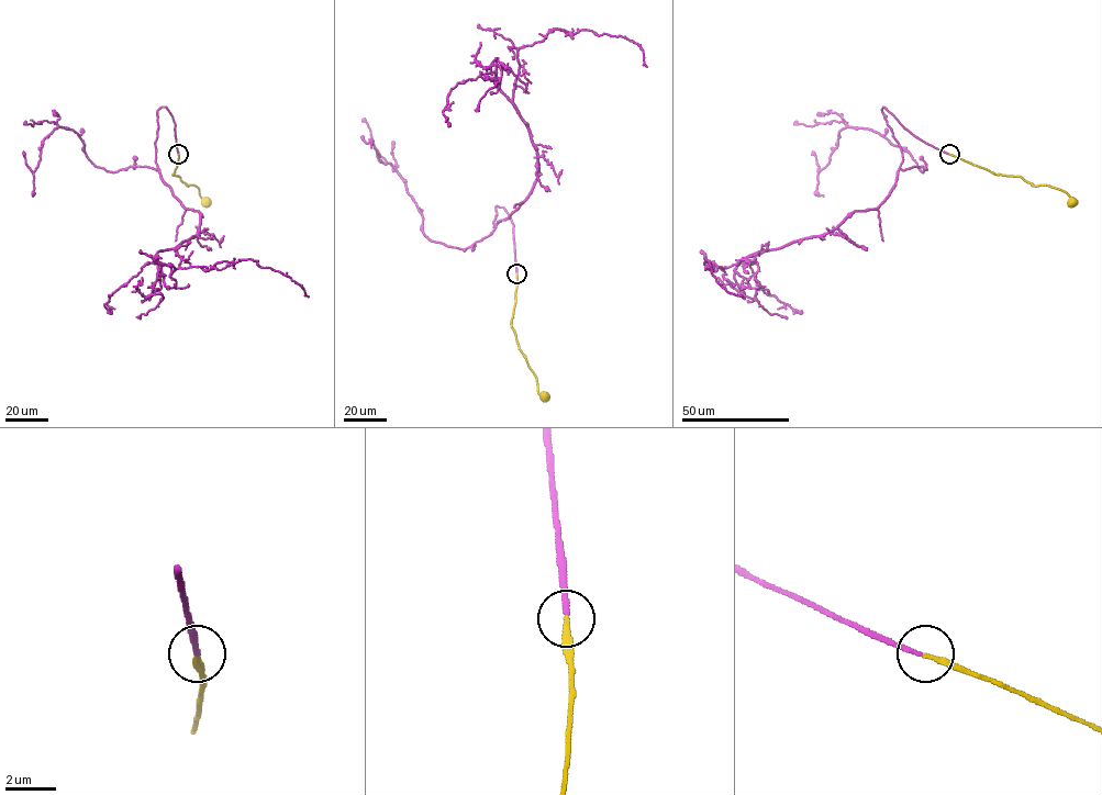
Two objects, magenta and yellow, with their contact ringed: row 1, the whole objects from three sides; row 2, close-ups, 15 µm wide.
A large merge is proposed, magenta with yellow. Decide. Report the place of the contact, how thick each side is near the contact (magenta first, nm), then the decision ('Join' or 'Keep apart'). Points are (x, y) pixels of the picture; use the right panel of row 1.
Place: (949, 154). Thickness 180 nm (magenta) against 200 nm. Join

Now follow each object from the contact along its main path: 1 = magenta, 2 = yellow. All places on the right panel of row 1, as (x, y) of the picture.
1: (949, 154), (883, 107), (902, 153), (890, 194), (820, 235), (715, 271), (705, 259), (716, 280), (743, 297)
2: (949, 154), (994, 174), (1019, 176), (1034, 186), (1059, 189), (1072, 200)

